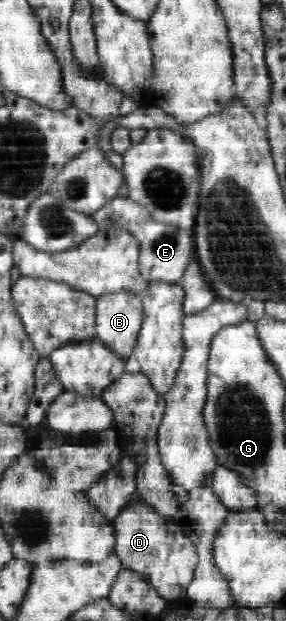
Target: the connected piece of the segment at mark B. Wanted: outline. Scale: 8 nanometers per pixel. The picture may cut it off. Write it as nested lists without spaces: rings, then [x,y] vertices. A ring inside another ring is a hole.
[[[114,293],[97,298],[97,333],[99,340],[110,352],[122,361],[130,361],[137,347],[143,325],[145,311],[138,296],[134,293]]]

